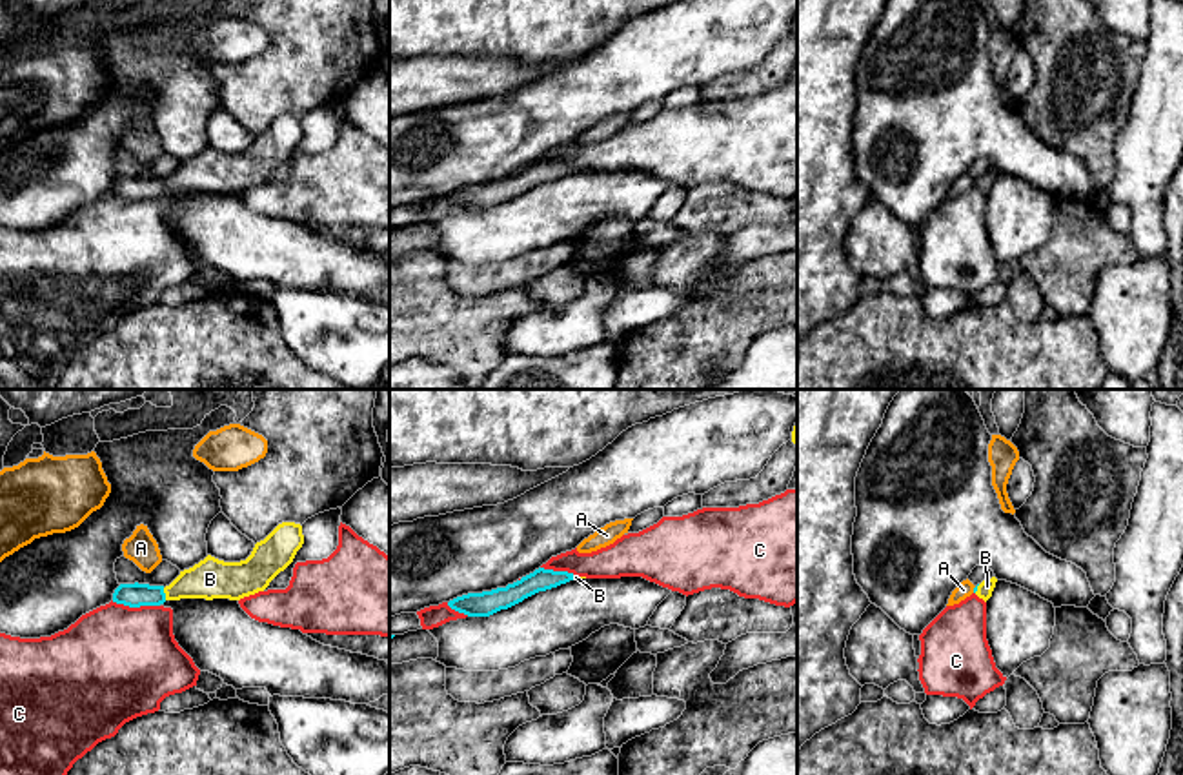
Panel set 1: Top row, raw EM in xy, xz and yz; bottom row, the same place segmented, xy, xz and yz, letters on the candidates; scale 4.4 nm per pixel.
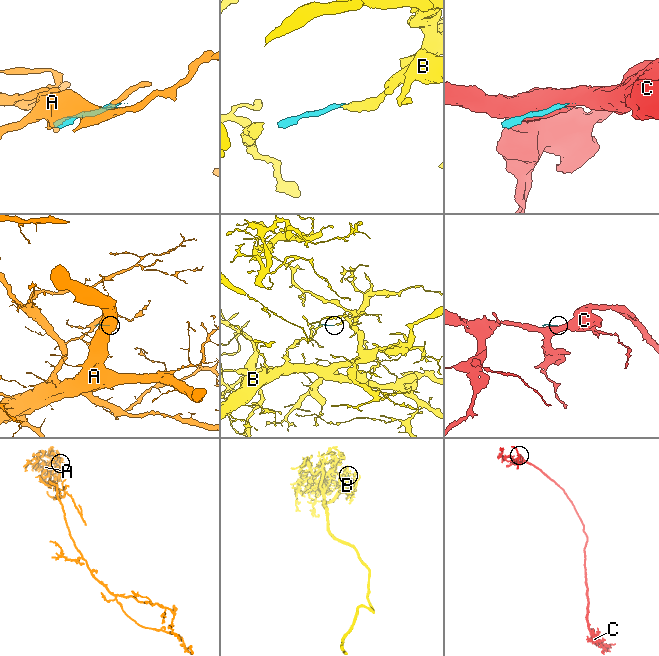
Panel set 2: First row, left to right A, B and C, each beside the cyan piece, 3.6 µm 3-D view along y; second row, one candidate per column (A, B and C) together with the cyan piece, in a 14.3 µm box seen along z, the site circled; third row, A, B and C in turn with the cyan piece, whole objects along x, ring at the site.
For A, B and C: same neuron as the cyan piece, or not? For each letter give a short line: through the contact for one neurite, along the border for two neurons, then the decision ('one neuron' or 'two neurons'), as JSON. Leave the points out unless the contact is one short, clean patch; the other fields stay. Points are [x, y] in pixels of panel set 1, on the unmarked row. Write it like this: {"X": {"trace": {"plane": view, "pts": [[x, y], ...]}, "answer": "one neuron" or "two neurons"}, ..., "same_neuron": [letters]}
{"A": {"answer": "two neurons"}, "B": {"trace": {"plane": "xy", "pts": [[133, 188], [164, 186], [210, 171]]}, "answer": "one neuron"}, "C": {"answer": "two neurons"}, "same_neuron": ["B"]}

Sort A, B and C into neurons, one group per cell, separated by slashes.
A / B / C

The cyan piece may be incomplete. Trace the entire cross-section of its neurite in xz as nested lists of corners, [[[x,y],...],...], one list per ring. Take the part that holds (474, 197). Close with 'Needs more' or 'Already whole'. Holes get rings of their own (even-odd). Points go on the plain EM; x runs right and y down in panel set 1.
[[[539,160],[533,166],[522,169],[521,173],[508,176],[506,180],[497,180],[482,186],[468,186],[448,195],[448,198],[468,209],[490,209],[500,202],[508,202],[524,191],[557,180],[573,173],[575,167],[568,164],[553,164]]]. Already whole

